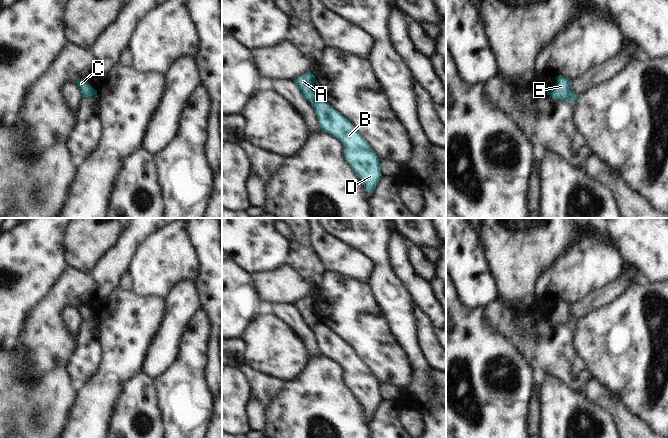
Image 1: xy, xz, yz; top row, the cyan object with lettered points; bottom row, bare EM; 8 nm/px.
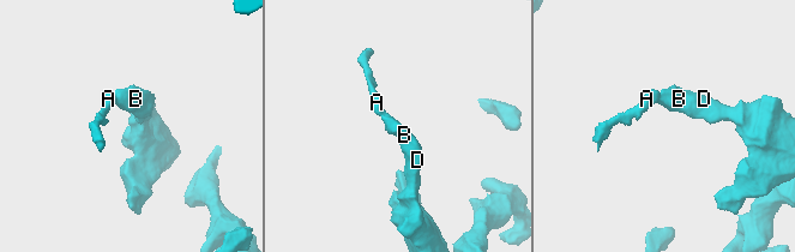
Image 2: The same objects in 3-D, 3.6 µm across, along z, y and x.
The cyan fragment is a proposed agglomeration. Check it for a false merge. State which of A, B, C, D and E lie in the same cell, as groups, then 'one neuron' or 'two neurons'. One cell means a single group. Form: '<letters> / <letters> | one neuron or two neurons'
A C / B D E | two neurons

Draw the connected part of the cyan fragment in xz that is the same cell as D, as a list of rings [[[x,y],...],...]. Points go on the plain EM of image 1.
[[[321,322],[311,326],[321,355],[339,363],[344,371],[346,386],[362,404],[365,414],[372,418],[382,401],[379,381],[354,349]]]

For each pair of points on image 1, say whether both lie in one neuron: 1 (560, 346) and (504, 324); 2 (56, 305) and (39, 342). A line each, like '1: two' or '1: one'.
1: one
2: one

